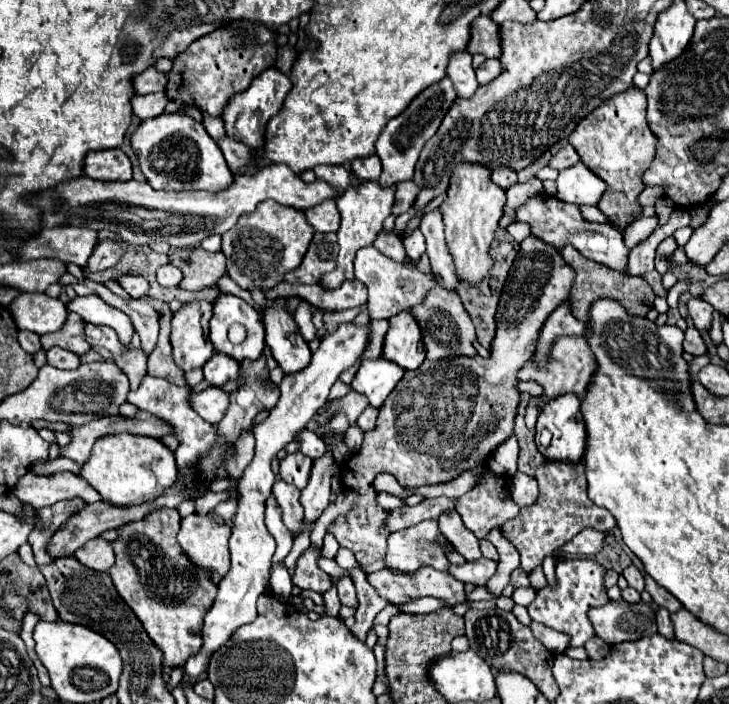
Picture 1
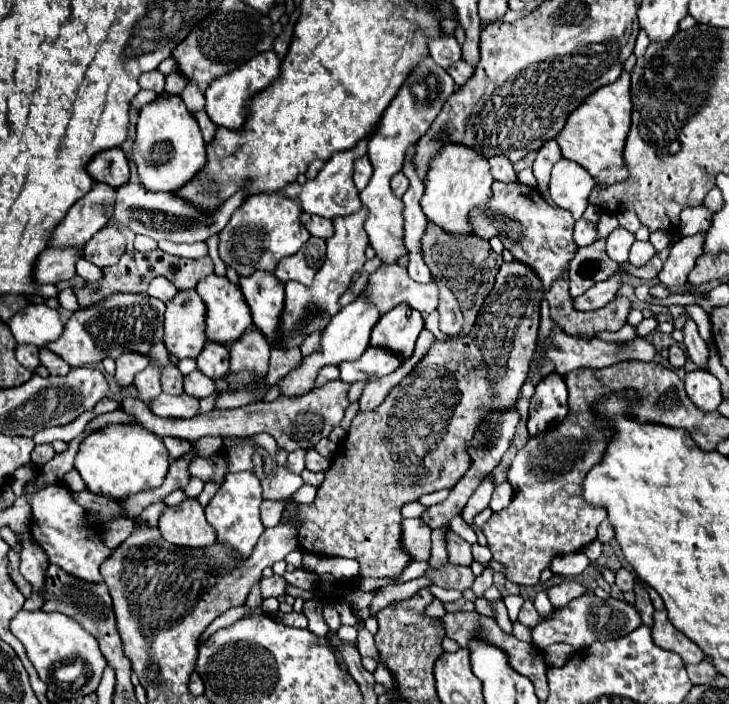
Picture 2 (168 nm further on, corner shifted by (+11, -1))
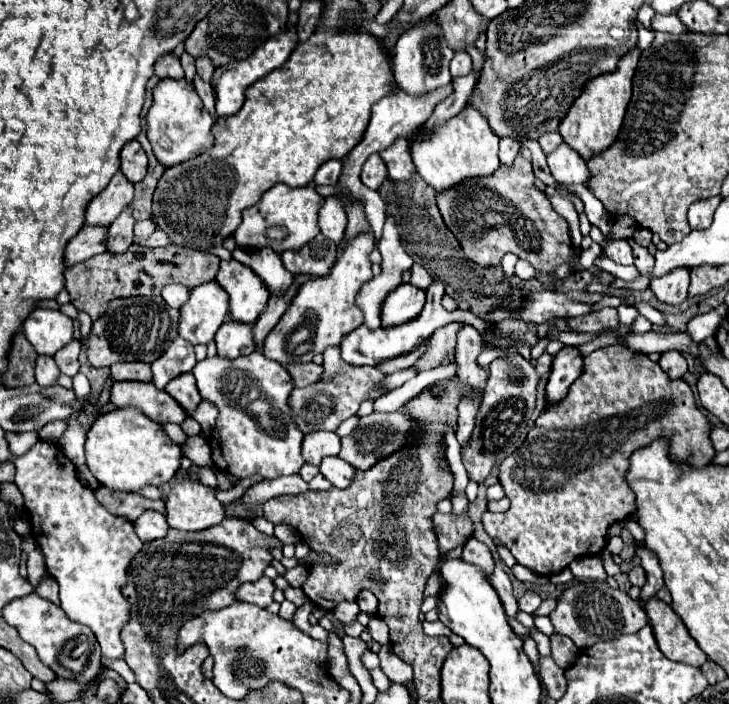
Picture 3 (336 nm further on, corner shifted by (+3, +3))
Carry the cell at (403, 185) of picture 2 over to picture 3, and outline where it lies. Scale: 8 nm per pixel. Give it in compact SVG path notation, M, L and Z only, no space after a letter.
M398 138L396 144L392 144L390 148L380 152L382 160L388 166L388 176L392 176L394 180L410 180L410 176L414 176L414 164L410 158L410 150L408 150L408 142L406 138Z

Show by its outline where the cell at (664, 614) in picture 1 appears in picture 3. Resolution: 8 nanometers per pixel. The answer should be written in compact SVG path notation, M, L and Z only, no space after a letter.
M640 548L638 556L640 556L642 568L646 572L646 584L642 586L642 592L640 592L640 604L646 604L648 598L656 596L656 592L664 586L664 580L662 580L662 568L660 568L656 556L652 556L652 552L648 552L648 548Z

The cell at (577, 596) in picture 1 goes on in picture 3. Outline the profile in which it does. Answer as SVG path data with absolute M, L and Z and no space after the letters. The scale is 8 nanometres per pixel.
M528 590L528 592L518 600L518 606L520 606L520 610L524 610L524 612L528 612L528 614L534 614L536 608L540 606L540 602L542 602L542 598L540 598L536 592Z

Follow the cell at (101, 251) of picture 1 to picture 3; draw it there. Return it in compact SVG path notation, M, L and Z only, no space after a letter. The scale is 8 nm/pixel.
M130 206L108 226L106 252L126 252L134 244L134 218Z

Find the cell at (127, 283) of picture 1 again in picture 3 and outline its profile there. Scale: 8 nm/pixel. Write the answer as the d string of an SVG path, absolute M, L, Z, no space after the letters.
M116 172L110 184L90 200L86 208L86 222L88 226L110 226L120 212L130 206L134 198L134 184L124 178L122 172Z

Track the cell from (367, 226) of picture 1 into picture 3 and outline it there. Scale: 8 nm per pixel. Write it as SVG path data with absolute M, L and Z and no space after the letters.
M370 228L368 232L360 232L358 236L354 236L346 244L346 248L342 248L328 276L318 280L306 280L298 288L296 296L290 302L290 308L286 308L276 328L268 334L264 342L264 356L280 362L282 366L296 362L310 362L310 354L318 354L326 346L338 346L340 340L348 332L352 332L352 328L358 328L364 318L354 298L360 286L372 278L370 270L372 262L368 258L372 250L374 250L374 232Z

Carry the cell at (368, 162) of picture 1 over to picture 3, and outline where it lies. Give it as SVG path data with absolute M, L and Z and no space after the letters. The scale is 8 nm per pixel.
M372 154L372 156L366 160L364 168L362 168L362 174L360 174L362 182L364 182L368 188L376 190L386 176L388 176L388 174L386 174L386 164L384 164L384 160L382 160L378 154Z

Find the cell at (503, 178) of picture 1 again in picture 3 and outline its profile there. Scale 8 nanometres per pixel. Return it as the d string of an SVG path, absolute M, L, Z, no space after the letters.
M502 138L500 140L500 162L502 164L512 166L518 152L520 152L520 144L516 140L512 140L512 138Z

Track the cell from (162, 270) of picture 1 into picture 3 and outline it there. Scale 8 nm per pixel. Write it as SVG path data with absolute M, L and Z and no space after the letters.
M168 284L162 290L162 298L168 306L180 308L188 300L188 288L184 288L182 284Z

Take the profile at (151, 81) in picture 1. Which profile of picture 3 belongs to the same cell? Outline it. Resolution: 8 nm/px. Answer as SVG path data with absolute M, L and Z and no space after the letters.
M166 54L164 58L160 58L154 66L154 74L162 80L162 78L172 78L172 80L180 80L184 78L180 60L174 54Z

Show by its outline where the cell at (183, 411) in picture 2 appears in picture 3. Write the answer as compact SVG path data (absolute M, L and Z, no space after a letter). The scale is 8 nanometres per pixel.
M114 382L110 402L120 408L134 406L154 422L182 424L188 418L184 408L152 382Z

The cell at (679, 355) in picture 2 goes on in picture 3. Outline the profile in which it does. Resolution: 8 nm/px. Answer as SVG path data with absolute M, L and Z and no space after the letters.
M678 350L664 352L658 364L662 366L662 370L664 370L670 378L682 378L682 376L688 372L688 364L686 364L684 356L682 356Z

